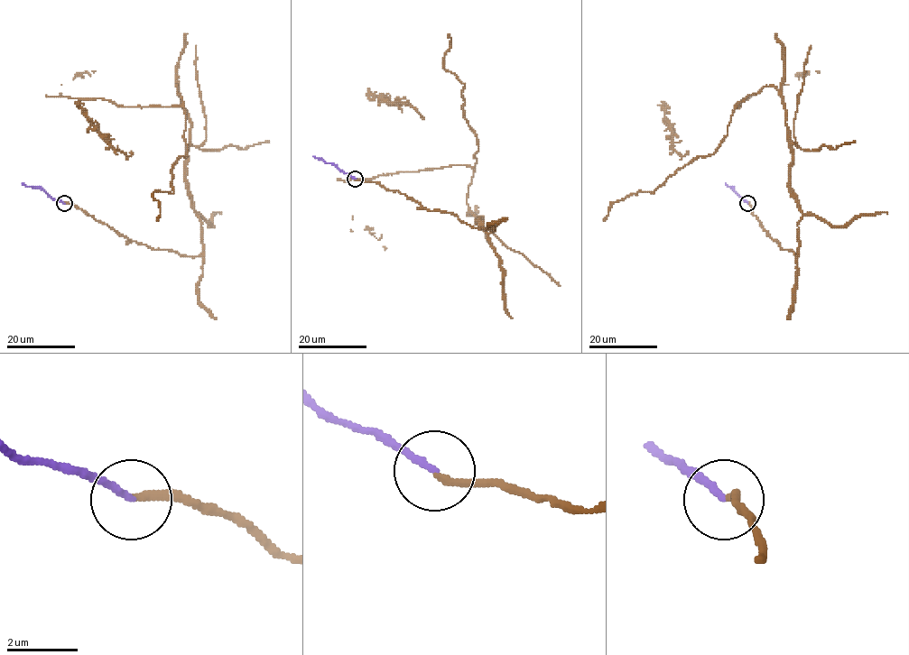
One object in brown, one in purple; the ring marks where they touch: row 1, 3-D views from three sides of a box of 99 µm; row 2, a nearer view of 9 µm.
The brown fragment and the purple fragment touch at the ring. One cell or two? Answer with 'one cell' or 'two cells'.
one cell

